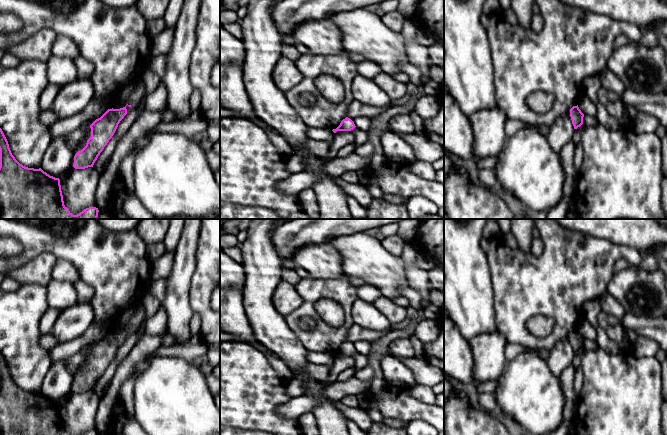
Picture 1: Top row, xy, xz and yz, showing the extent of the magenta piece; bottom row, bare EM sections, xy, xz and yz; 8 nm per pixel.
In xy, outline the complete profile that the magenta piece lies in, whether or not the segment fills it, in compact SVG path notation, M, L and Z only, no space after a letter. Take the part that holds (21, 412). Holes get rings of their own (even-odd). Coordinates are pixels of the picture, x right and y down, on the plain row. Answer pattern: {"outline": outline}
{"outline": "M0 352L0 435L69 435L64 429L60 403L41 392L28 392L12 379Z"}

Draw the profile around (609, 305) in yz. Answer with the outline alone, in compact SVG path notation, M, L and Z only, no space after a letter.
M605 293L600 298L601 310L608 315L614 315L621 319L625 315L625 310L621 304L614 299L610 294Z

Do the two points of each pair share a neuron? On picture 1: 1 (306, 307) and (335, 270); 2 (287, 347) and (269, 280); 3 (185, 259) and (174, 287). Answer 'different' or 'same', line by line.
1: different
2: same
3: same

